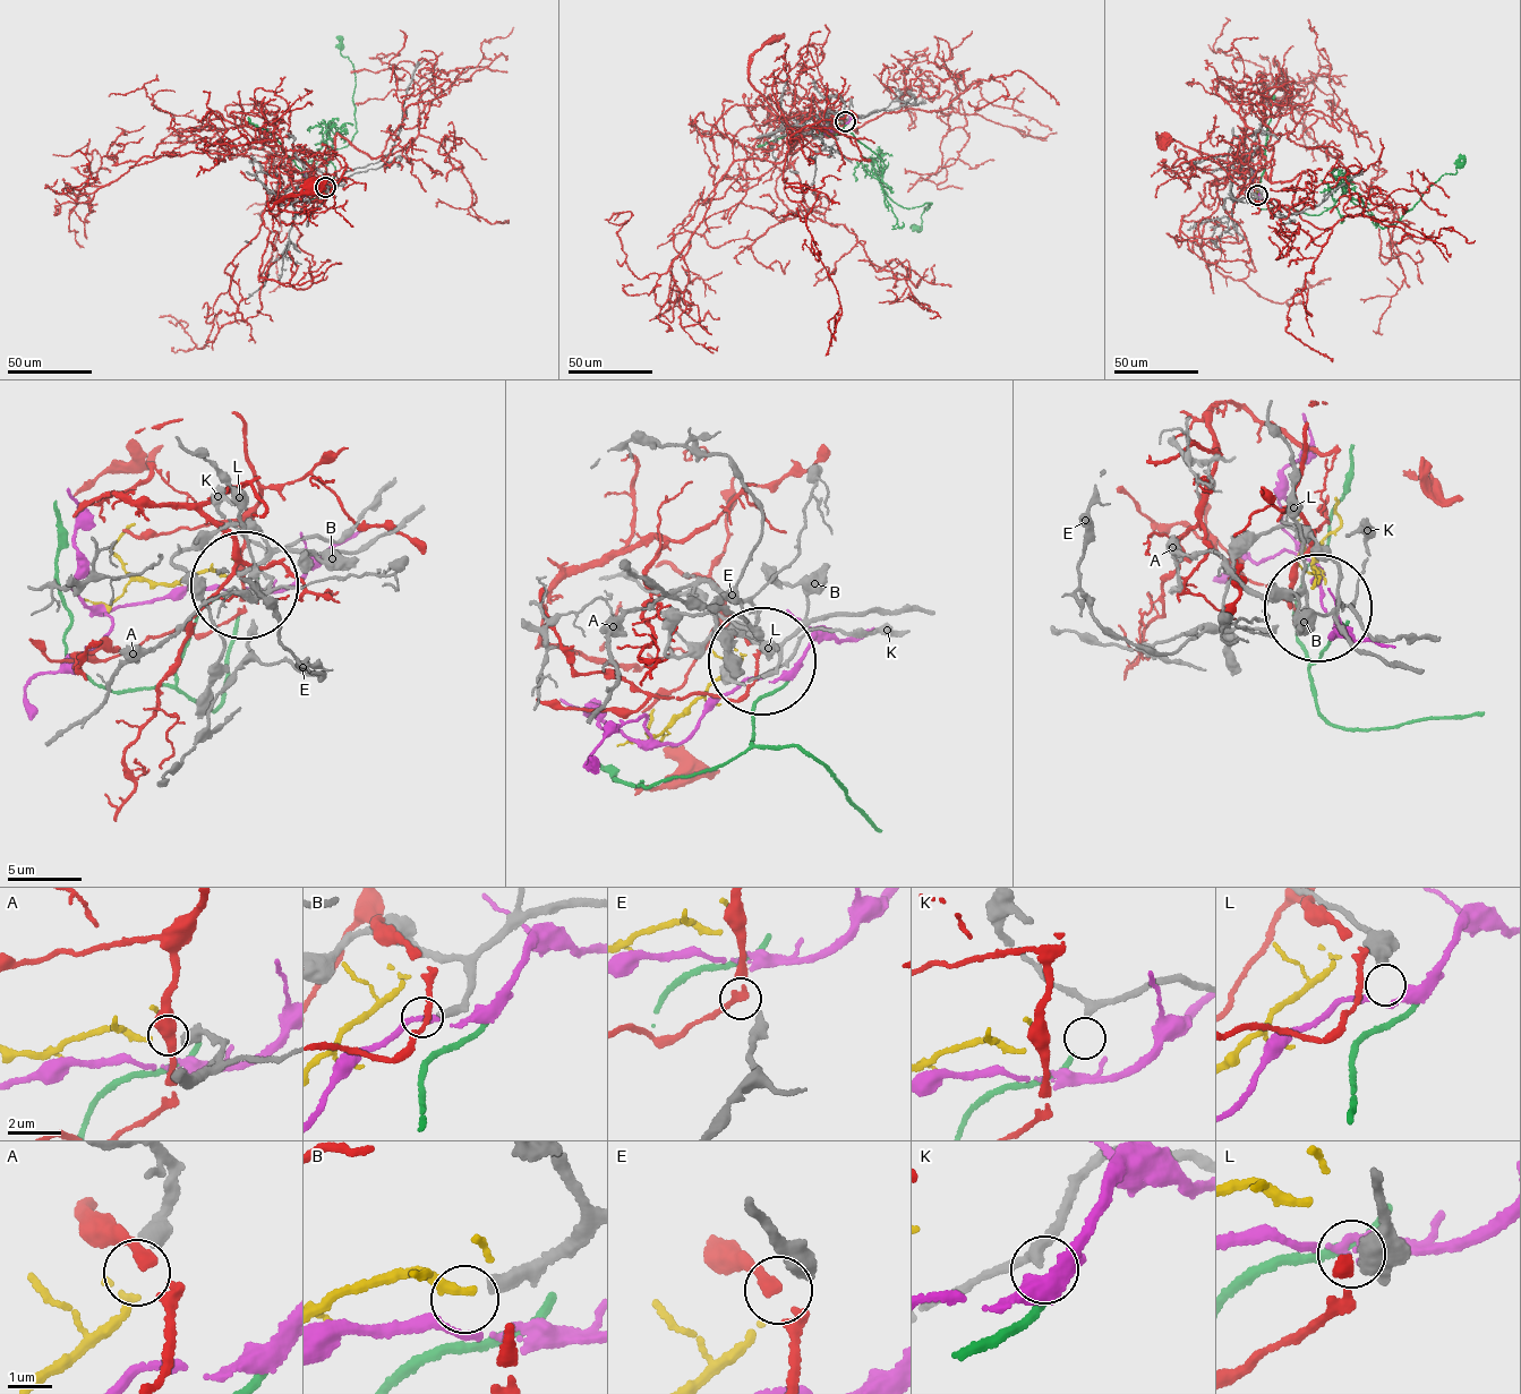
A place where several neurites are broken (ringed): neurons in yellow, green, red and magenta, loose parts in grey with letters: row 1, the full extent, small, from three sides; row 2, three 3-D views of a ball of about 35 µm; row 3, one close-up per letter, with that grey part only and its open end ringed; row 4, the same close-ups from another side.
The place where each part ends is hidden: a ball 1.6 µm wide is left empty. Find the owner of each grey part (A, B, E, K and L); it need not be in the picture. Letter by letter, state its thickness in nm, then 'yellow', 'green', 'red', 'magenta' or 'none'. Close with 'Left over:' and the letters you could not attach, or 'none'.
A: 420 nm thick; yellow
B: 320 nm thick; none
E: 420 nm thick; red
K: 200 nm thick; green
L: 550 nm thick; magenta
Left over: B

